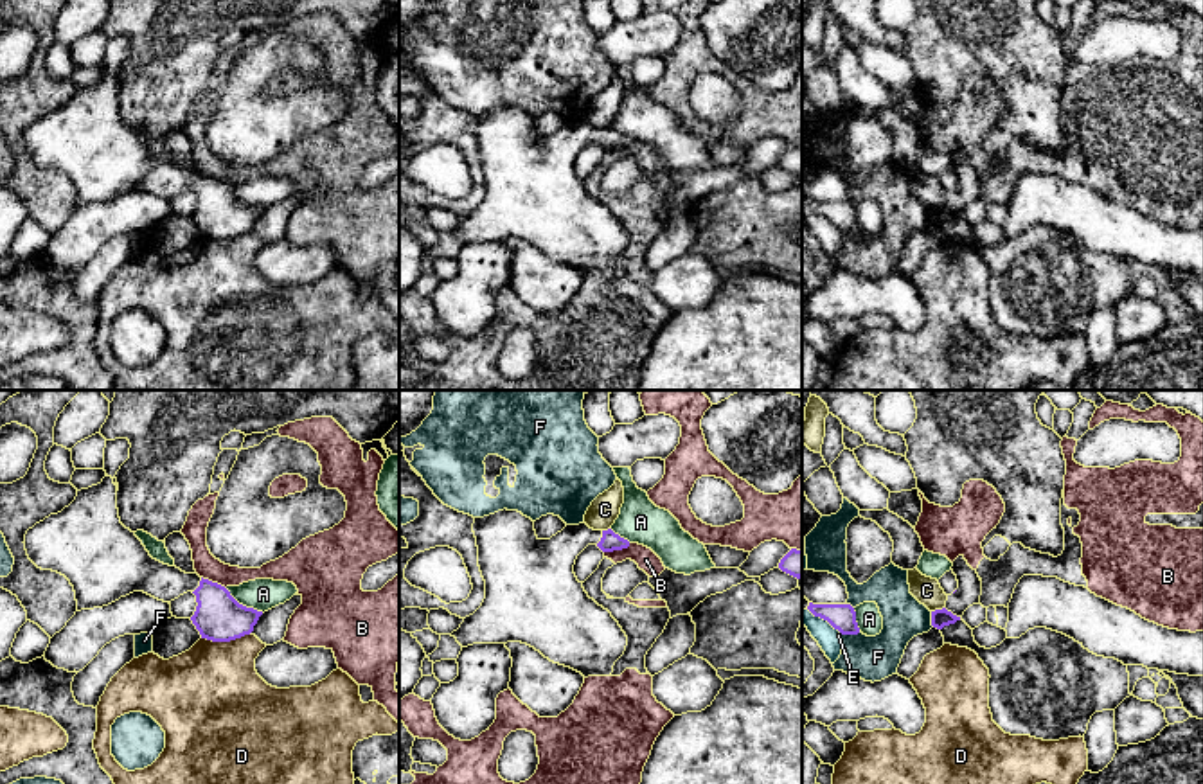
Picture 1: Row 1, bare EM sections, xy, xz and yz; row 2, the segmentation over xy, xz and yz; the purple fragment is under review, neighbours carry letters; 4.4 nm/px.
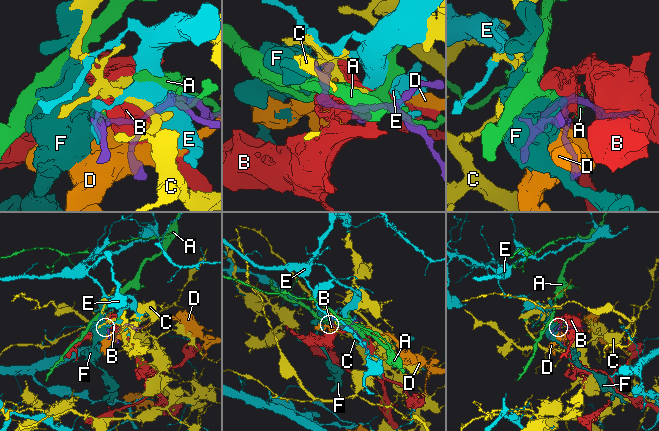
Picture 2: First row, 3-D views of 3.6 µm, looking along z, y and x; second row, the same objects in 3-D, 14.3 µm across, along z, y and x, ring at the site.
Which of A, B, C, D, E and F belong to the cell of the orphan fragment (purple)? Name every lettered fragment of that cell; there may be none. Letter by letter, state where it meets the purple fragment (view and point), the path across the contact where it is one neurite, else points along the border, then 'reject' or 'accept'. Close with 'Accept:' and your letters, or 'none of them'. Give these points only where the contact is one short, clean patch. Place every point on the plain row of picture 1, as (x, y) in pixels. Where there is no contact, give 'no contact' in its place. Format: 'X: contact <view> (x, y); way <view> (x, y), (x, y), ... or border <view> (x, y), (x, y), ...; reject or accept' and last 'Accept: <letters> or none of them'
A: contact xy (245, 204); reject
B: contact xz (617, 146); reject
C: contact yz (937, 207); border yz (943, 204), (932, 209); reject
D: contact xy (225, 238); reject
E: contact yz (826, 216); reject
F: contact yz (851, 231); reject
Accept: none of them

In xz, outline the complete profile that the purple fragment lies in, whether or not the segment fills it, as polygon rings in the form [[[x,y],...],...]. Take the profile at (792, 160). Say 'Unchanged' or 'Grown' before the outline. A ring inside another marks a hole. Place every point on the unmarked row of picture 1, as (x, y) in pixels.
Unchanged. [[[791,146],[779,160],[779,165],[797,176],[802,174],[802,147]]]

